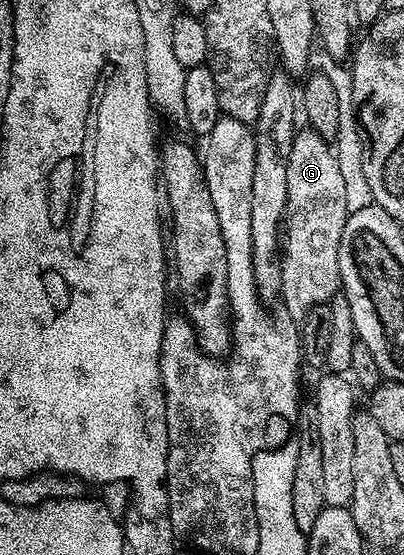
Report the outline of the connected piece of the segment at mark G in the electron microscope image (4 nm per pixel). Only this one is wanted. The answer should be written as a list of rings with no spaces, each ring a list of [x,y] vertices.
[[[309,130],[299,131],[292,142],[292,158],[288,158],[288,206],[284,221],[284,251],[282,257],[282,295],[285,315],[295,322],[306,319],[316,306],[329,304],[340,291],[340,234],[344,234],[347,218],[344,202],[344,181],[331,141]]]

